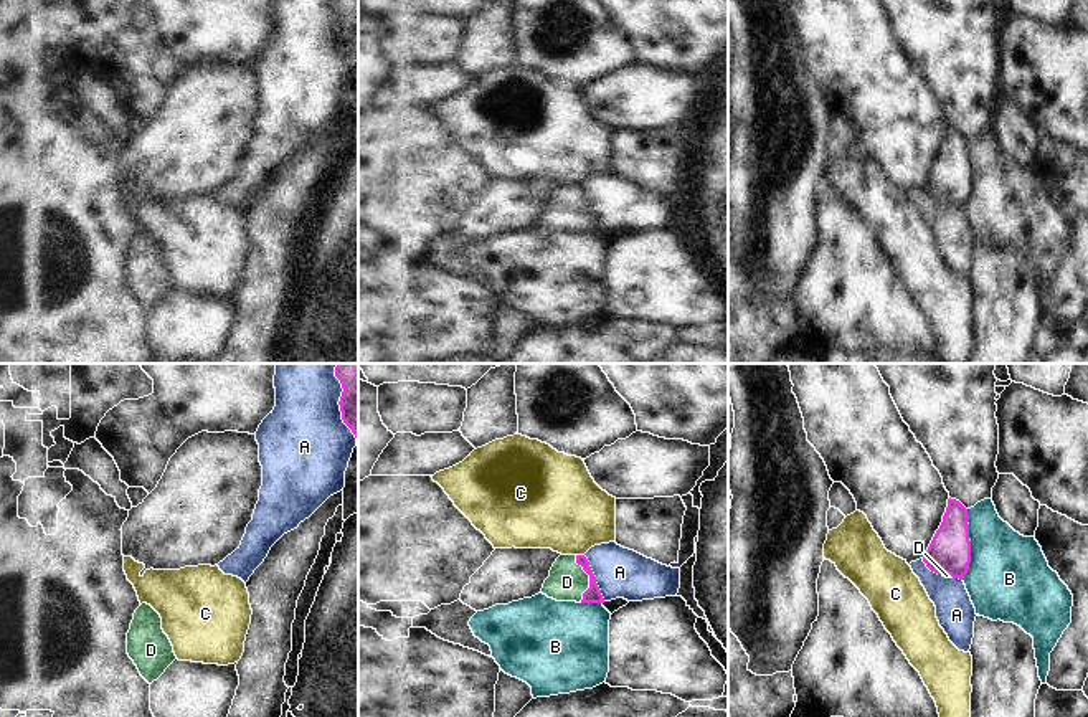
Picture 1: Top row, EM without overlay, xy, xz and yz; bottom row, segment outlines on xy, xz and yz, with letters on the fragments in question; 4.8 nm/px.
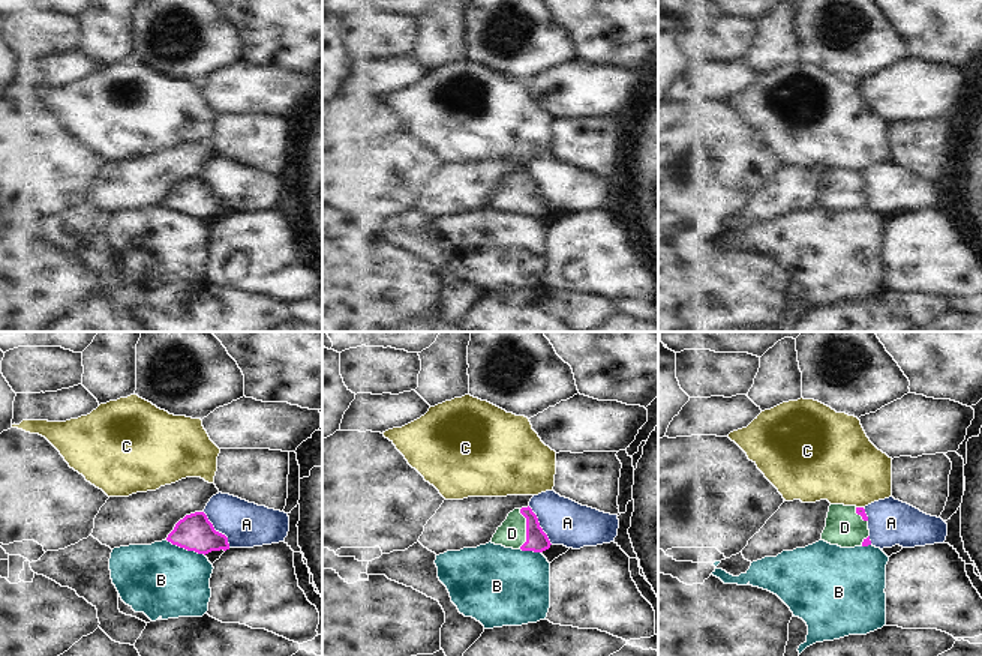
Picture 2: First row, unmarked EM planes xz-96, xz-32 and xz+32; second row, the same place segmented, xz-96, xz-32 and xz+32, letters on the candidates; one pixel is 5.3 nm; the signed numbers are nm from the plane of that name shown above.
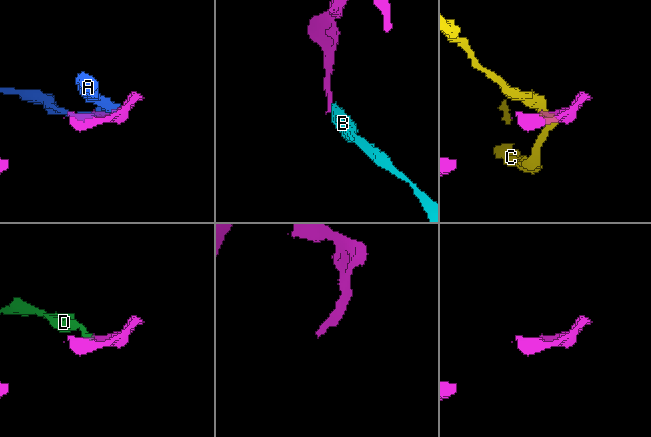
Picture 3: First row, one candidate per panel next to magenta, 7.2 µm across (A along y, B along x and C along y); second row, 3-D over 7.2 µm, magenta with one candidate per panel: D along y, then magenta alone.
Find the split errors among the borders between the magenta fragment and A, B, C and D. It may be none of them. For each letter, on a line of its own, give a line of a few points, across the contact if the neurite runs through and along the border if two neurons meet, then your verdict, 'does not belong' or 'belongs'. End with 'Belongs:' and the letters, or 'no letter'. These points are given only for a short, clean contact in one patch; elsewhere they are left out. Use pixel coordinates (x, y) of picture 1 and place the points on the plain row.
A: does not belong
B: line yz (968, 139), (969, 199), (961, 208); does not belong
C: line xz (577, 184), (583, 185); does not belong
D: line xz (593, 223), (590, 220), (590, 208), (567, 212); belongs
Belongs: D

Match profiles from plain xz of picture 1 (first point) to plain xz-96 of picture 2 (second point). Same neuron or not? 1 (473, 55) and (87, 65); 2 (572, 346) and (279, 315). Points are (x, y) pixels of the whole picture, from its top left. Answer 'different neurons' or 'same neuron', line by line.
1: different neurons
2: same neuron

